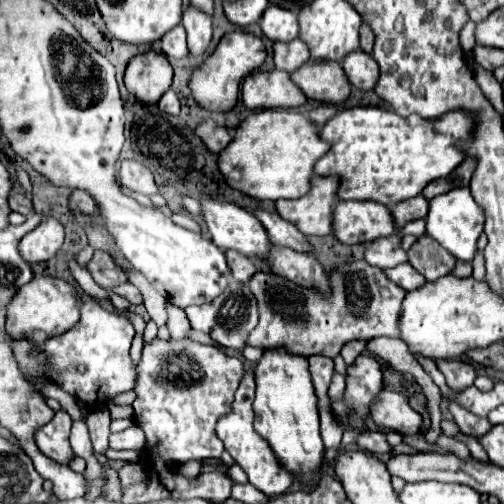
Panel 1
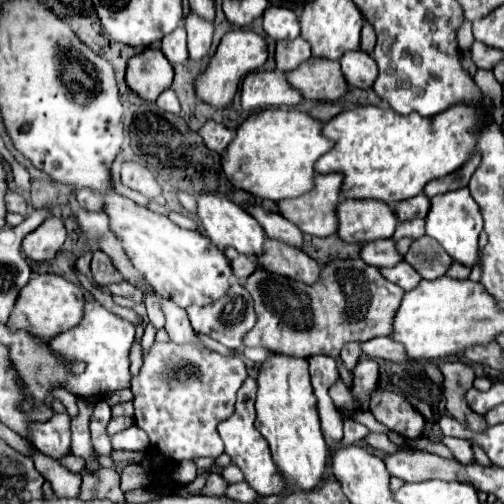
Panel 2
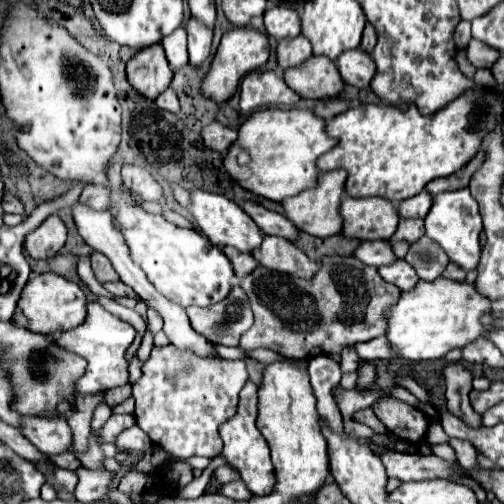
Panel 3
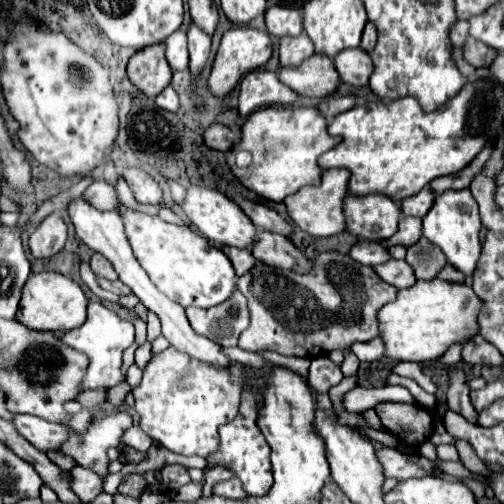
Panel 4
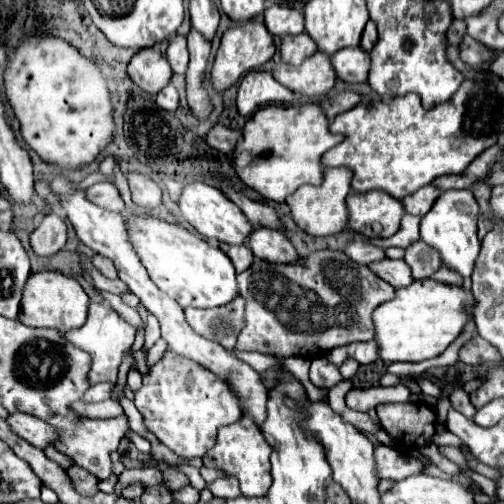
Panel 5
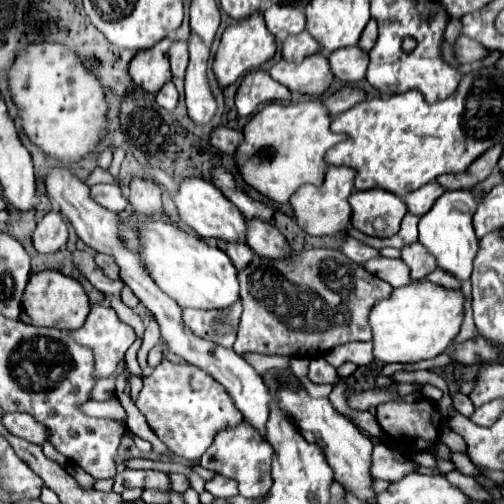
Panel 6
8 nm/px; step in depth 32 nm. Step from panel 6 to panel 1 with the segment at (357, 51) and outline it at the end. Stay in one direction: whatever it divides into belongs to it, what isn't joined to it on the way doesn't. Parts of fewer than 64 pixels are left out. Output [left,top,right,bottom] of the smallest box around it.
[342,50,380,90]

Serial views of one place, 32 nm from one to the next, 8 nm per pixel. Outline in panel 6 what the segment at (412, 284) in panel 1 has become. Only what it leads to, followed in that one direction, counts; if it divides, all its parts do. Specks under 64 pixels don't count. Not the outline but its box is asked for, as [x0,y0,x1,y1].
[364,256,412,288]

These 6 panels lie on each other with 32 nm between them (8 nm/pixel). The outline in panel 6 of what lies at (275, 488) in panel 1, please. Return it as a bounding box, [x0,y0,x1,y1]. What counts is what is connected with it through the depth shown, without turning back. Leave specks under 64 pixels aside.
[200,422,272,498]

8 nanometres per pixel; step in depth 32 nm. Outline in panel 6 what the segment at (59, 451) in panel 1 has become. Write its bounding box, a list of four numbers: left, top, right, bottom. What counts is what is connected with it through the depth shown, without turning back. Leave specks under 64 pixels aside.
[2,412,48,446]

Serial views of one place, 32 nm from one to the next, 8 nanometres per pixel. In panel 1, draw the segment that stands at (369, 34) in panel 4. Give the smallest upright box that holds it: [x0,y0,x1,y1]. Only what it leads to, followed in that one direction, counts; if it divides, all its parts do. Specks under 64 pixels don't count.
[360,24,374,54]

